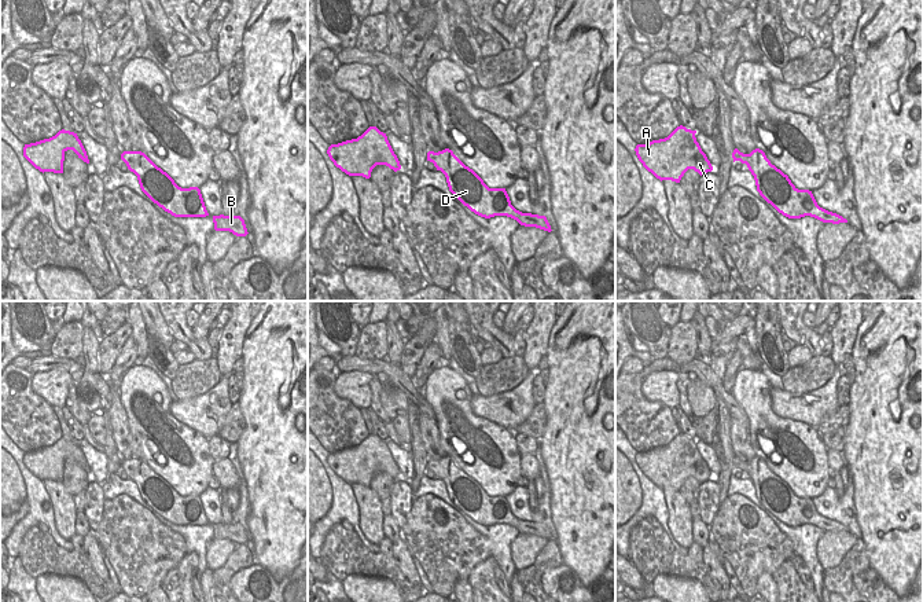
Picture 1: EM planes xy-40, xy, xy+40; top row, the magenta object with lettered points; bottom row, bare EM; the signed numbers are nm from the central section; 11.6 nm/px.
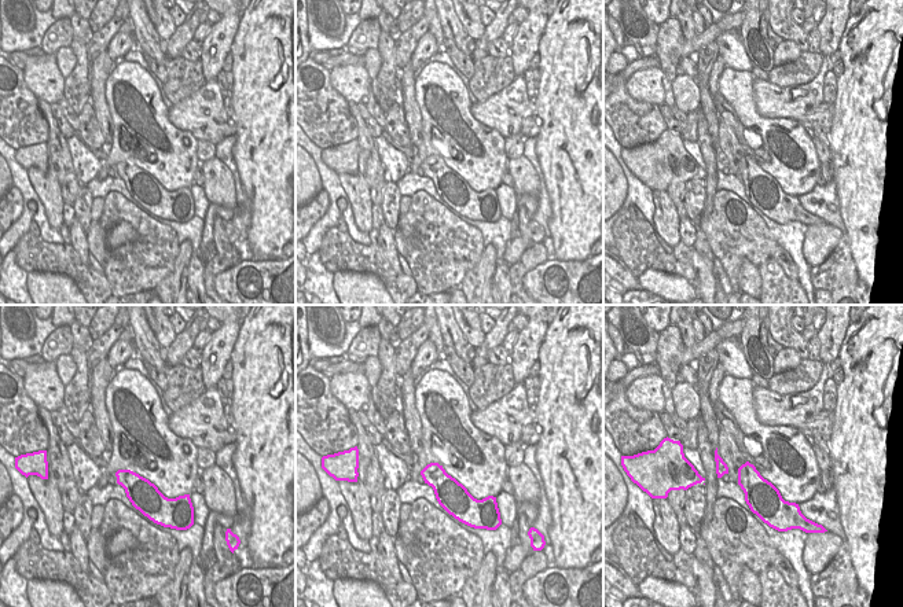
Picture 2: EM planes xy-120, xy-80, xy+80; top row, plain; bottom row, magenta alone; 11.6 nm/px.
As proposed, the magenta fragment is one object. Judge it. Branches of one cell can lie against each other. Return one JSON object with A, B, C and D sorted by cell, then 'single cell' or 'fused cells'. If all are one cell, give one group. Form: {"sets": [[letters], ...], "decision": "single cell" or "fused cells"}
{"sets": [["A", "B", "C", "D"]], "decision": "single cell"}

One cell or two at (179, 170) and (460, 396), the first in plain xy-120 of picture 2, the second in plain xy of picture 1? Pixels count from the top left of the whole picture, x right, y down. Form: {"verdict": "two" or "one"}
{"verdict": "one"}

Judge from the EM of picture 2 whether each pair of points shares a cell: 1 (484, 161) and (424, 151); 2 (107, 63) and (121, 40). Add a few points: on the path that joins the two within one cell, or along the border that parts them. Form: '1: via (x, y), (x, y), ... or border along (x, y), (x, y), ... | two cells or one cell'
1: via (466, 118), (436, 83), (425, 109) | one cell
2: border along (106, 50), (114, 62) | two cells

